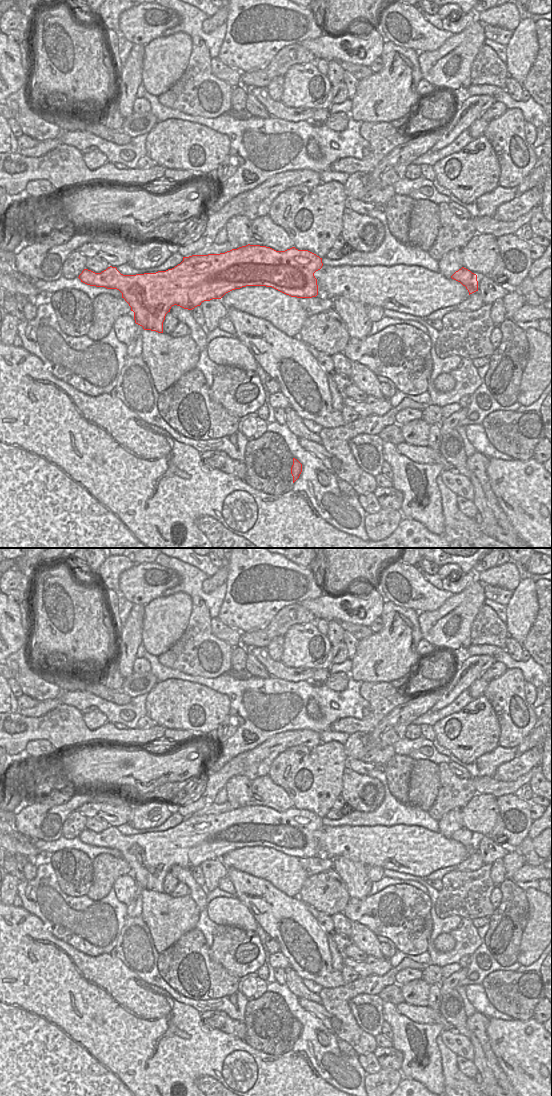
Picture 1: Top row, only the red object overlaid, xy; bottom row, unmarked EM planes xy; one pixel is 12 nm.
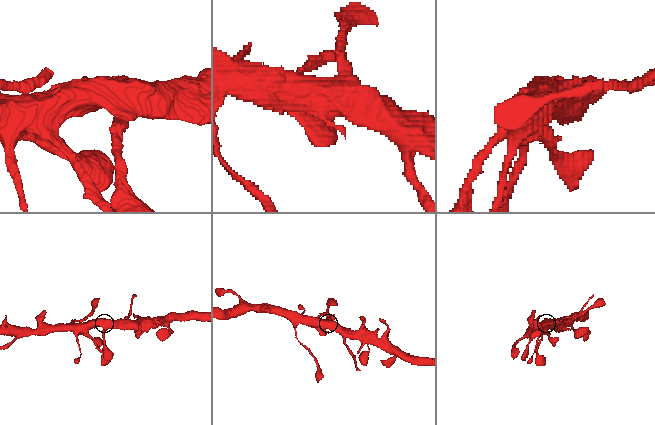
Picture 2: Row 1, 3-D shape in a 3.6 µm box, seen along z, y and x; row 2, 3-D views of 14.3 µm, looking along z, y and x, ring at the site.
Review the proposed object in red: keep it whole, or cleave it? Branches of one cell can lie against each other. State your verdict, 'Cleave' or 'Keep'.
Keep

